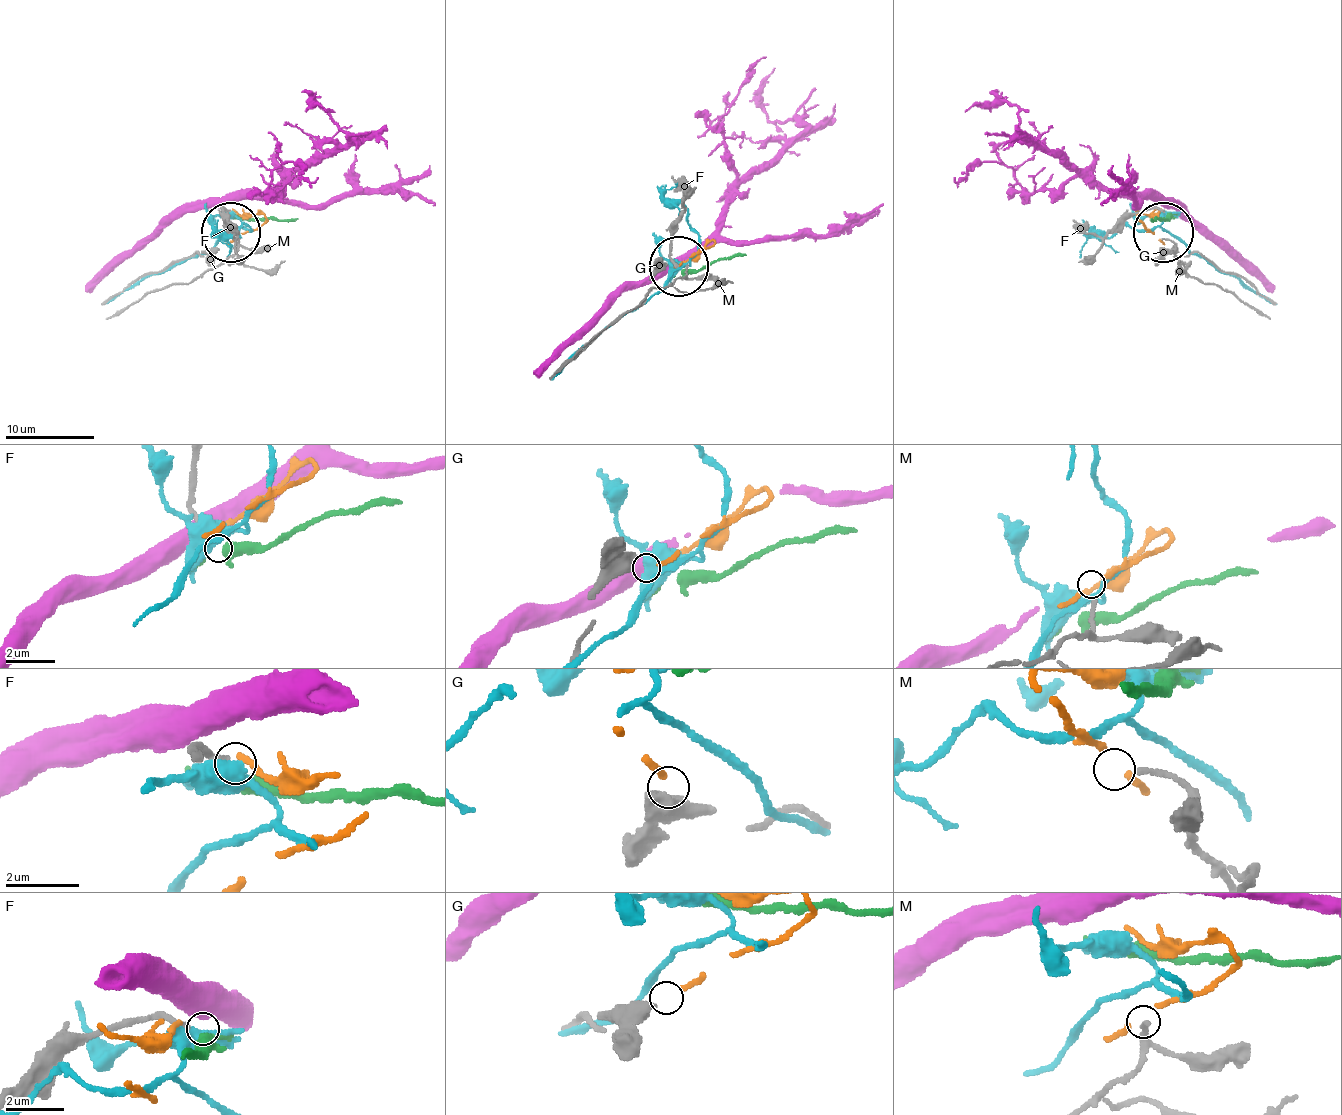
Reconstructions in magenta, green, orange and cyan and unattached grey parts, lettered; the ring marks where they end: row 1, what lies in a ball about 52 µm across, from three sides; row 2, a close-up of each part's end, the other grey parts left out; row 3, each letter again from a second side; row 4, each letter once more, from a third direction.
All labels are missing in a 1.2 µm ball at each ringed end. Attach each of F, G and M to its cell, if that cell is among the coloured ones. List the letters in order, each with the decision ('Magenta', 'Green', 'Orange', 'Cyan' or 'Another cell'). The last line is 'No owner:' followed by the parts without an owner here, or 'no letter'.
F: Green
G: Orange
M: Another cell
No owner: M

